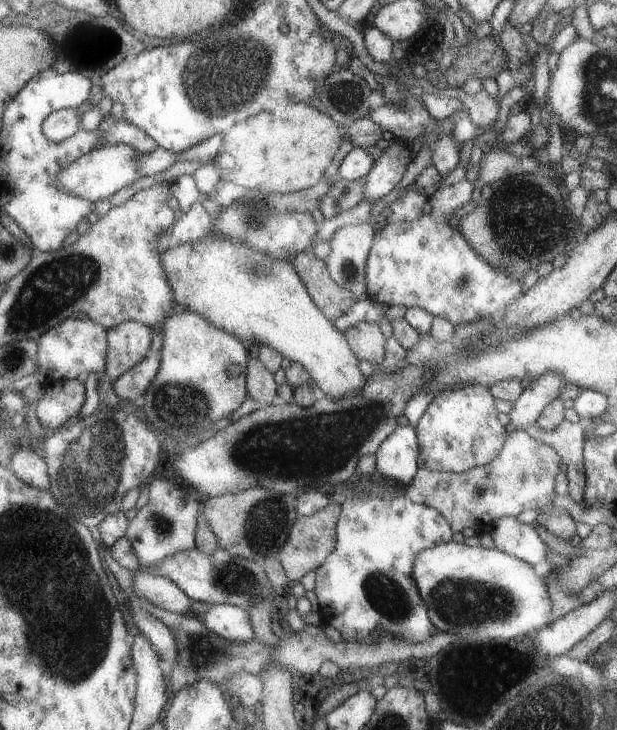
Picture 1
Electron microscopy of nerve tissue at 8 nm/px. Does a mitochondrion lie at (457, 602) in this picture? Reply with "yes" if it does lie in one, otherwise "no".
yes

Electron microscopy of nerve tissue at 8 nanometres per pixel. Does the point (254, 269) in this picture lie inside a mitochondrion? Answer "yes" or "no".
yes

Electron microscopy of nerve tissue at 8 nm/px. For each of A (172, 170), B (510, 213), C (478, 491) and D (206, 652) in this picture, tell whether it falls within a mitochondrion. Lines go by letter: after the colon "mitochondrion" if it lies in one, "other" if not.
A: other
B: mitochondrion
C: mitochondrion
D: mitochondrion

